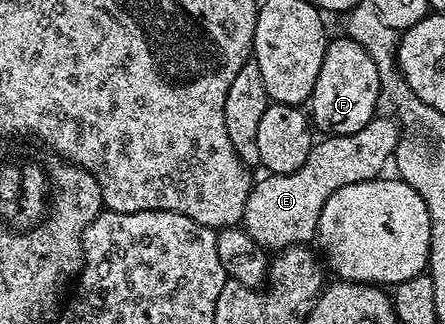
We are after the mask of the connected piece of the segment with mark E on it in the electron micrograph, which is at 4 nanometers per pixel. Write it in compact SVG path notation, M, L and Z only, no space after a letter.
M374 116L363 129L352 135L326 135L321 138L323 141L315 140L310 146L308 159L304 159L296 171L272 173L263 176L263 181L255 180L244 207L241 228L267 251L313 242L320 213L329 196L349 184L381 178L384 173L382 168L391 164L400 128L396 122L382 116Z

